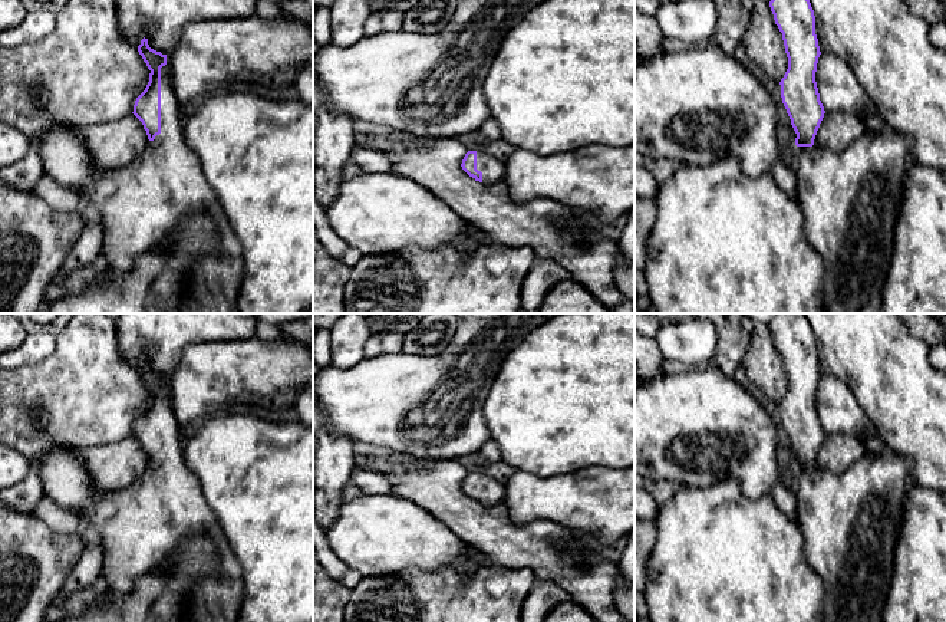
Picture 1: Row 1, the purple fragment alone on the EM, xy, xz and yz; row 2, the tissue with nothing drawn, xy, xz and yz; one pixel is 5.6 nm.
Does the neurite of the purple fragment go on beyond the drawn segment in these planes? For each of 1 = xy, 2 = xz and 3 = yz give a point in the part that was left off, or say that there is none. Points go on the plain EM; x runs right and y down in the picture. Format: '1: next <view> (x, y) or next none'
1: next xy (141, 527)
2: next xz (493, 491)
3: next yz (850, 522)

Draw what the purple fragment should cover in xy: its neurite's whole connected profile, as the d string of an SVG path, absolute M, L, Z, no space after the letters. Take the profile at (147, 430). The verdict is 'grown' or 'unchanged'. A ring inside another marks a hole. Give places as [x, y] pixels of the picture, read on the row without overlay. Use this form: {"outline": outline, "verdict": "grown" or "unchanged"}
{"outline": "M145 359L138 373L151 392L149 404L136 419L132 434L142 444L149 461L142 477L118 491L98 491L92 487L85 465L79 463L76 448L56 442L33 458L40 464L43 498L53 509L88 519L95 526L103 550L103 575L108 588L118 595L129 595L142 576L178 570L177 552L182 542L205 534L214 544L214 566L187 595L182 622L237 622L243 599L243 570L198 478L185 464L181 427L171 407L167 376L151 371Z", "verdict": "grown"}

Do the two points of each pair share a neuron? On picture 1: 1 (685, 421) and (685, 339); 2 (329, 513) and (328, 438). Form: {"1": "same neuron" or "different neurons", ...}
{"1": "different neurons", "2": "same neuron"}

